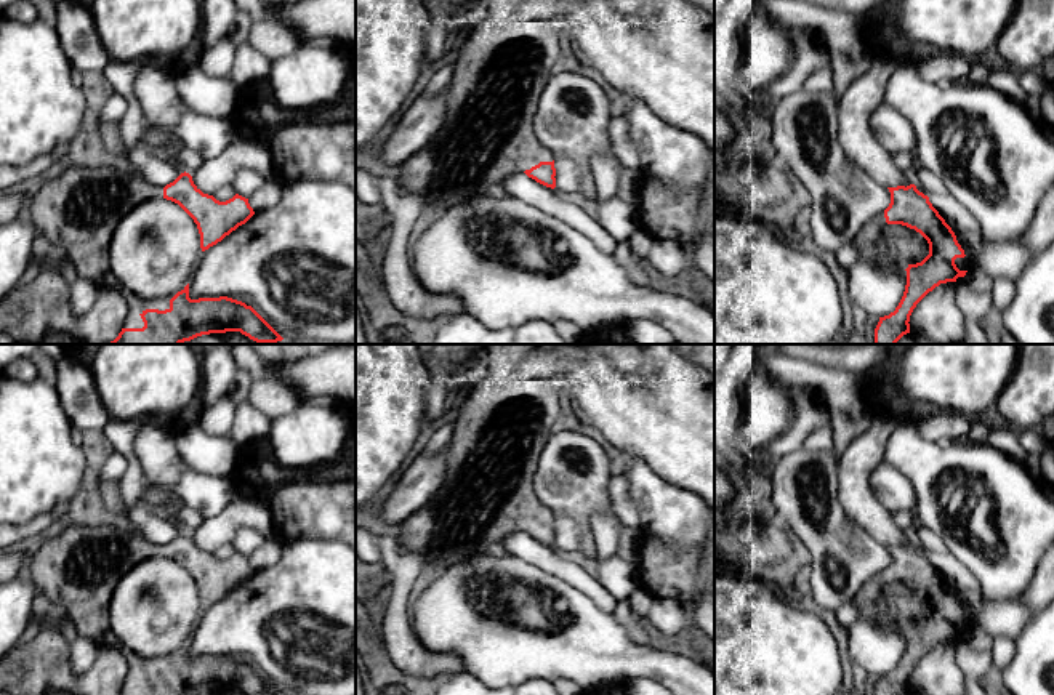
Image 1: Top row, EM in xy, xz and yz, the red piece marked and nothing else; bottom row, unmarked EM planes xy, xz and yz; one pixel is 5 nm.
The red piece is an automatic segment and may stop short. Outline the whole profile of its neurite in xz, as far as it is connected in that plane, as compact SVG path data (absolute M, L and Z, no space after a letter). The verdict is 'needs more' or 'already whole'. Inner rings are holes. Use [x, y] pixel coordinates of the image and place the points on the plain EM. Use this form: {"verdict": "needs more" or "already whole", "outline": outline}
{"verdict": "needs more", "outline": "M487 344L487 351L482 352L489 364L489 376L473 386L453 423L442 485L424 506L397 525L396 538L426 559L428 575L442 573L474 556L489 556L492 544L503 544L511 533L521 530L546 546L556 546L554 514L533 490L540 453L567 415L562 373L529 370L545 348L546 344Z"}

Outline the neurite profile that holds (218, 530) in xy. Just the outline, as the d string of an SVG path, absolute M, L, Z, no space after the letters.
M266 498L258 500L255 508L243 501L229 504L221 514L203 519L202 525L191 530L194 543L203 552L213 554L223 544L232 544L242 527L259 532L264 538L272 530L272 512Z

